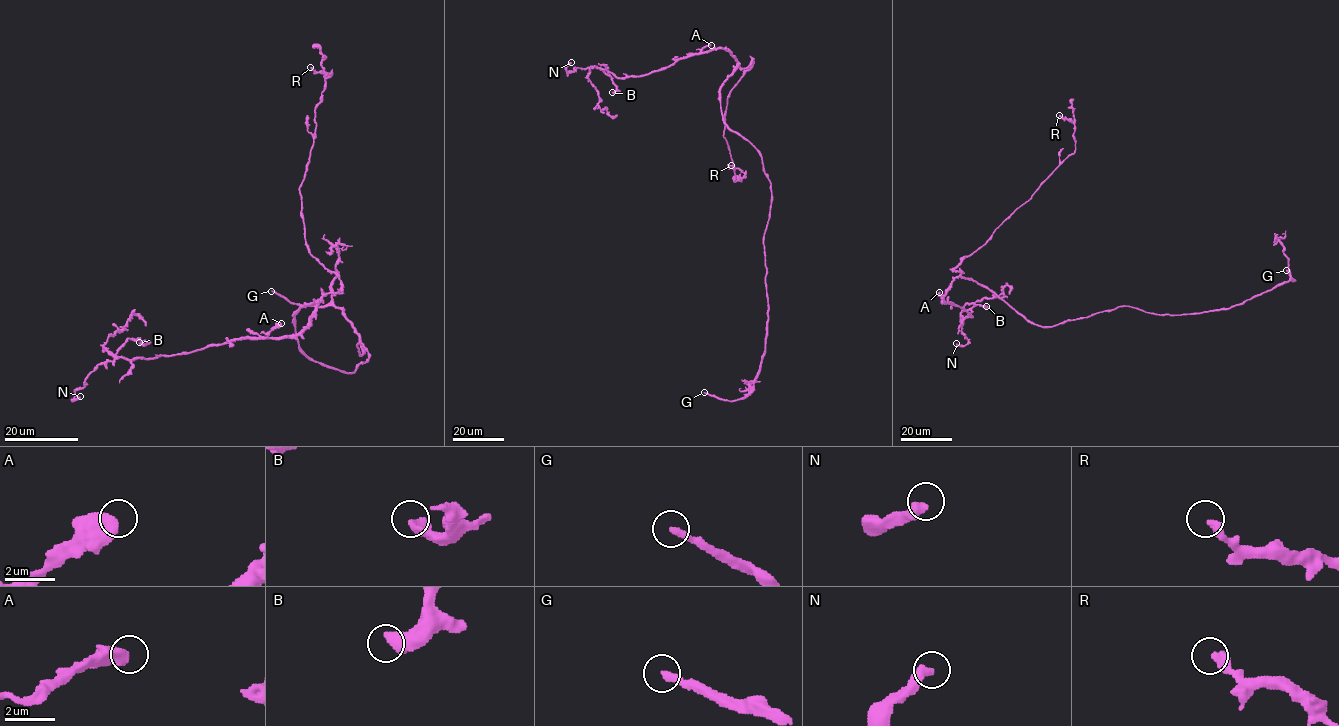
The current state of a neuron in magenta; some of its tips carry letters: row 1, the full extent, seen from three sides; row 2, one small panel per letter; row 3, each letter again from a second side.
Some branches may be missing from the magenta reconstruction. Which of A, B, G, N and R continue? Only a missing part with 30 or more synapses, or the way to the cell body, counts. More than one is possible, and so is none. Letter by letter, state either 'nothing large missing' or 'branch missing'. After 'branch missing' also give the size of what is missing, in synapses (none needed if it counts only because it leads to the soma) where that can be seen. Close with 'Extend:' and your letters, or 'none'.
A: nothing large missing
B: nothing large missing
G: branch missing; 70 synapses
N: nothing large missing
R: nothing large missing
Extend: G

